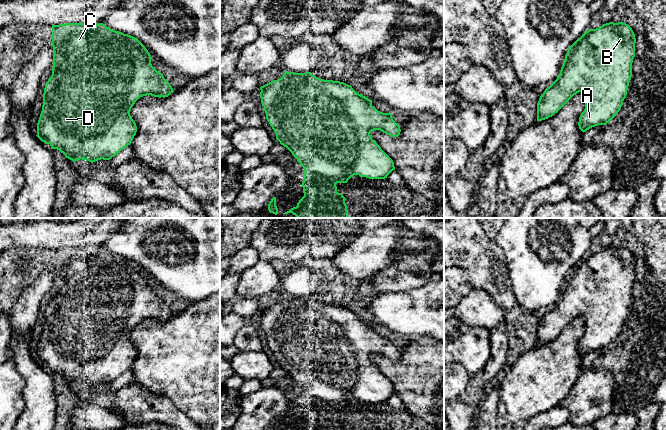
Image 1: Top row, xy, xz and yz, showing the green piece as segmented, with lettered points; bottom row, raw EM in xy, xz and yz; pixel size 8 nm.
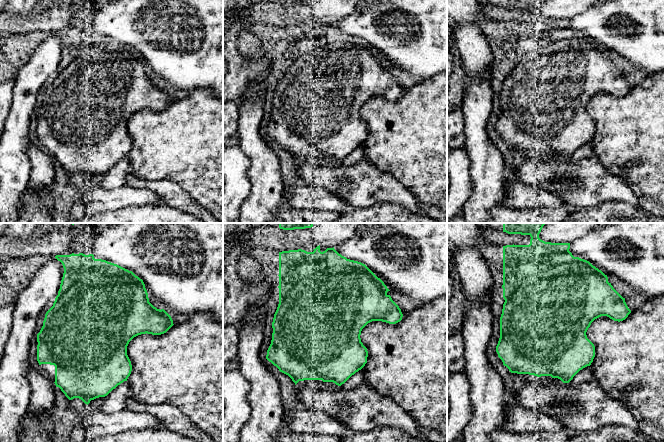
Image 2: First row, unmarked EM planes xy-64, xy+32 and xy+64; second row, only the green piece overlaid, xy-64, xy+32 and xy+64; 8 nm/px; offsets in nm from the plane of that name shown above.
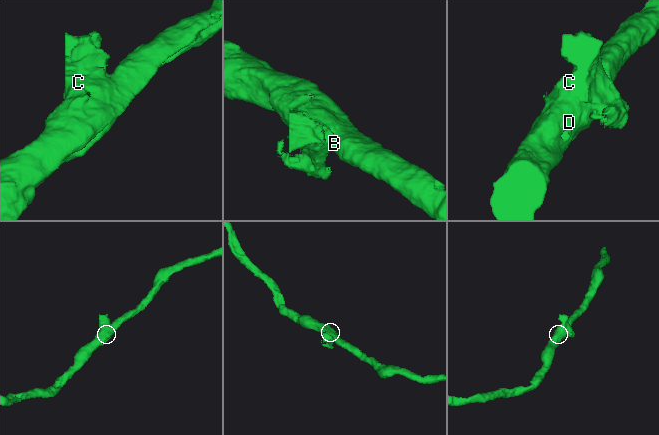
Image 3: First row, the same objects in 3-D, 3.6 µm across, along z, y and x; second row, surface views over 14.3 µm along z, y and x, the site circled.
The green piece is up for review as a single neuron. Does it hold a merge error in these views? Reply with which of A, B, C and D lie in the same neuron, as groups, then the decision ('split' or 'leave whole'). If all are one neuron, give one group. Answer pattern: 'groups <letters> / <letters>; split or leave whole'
groups A B C D; leave whole

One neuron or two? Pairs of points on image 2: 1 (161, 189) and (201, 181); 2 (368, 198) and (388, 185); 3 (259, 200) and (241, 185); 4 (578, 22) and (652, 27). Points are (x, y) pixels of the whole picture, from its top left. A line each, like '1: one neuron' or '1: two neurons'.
1: two neurons
2: one neuron
3: two neurons
4: one neuron

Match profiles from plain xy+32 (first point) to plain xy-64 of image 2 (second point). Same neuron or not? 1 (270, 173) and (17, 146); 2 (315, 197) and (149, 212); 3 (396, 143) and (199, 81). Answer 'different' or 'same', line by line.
1: different
2: different
3: different

